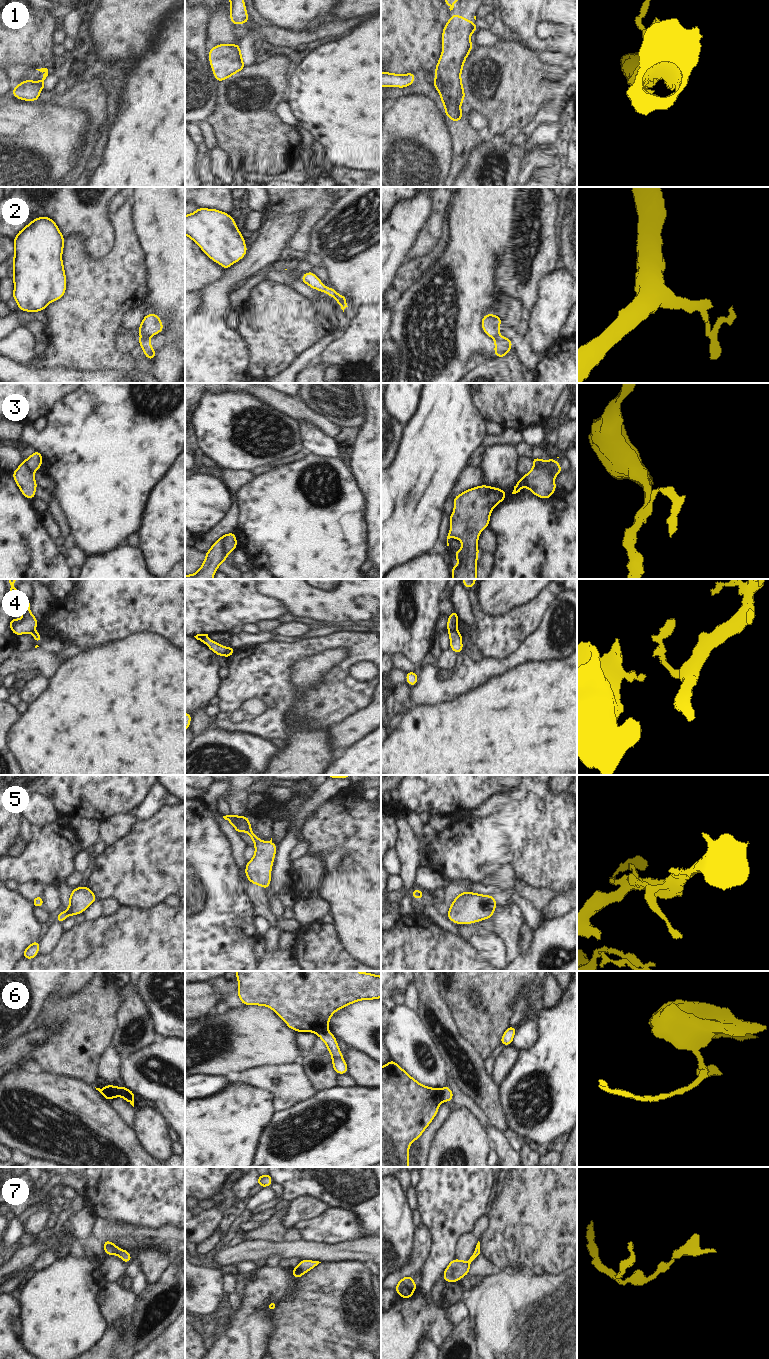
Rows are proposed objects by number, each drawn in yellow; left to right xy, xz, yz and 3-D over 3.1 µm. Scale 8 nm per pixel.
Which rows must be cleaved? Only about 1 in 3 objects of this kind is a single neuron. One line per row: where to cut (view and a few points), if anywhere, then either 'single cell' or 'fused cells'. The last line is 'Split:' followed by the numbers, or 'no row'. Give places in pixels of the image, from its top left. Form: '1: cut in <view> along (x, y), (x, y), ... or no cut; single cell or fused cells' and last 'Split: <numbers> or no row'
1: cut in yz along (436, 78), (435, 88); fused cells
2: cut in xy along (149, 336), (141, 337); fused cells
3: cut in xz along (223, 536), (222, 559), (220, 562); fused cells
4: cut in xz along (227, 648), (225, 656); fused cells
5: no cut; single cell
6: cut in yz along (440, 1089), (443, 1100); fused cells
7: no cut; single cell
Split: 1, 2, 3, 4, 6

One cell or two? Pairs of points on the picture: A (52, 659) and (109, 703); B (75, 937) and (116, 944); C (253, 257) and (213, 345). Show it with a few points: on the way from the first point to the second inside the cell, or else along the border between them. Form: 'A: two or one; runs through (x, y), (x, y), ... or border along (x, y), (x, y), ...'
A: two; border along (66, 659), (48, 678)
B: one; runs through (85, 942), (102, 942), (106, 944)
C: one; runs through (231, 279), (214, 297), (213, 323)

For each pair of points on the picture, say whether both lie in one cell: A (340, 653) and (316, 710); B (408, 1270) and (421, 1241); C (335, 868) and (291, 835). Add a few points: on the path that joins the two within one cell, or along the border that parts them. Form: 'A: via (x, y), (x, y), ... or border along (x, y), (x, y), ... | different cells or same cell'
A: border along (347, 648), (348, 655), (335, 665), (319, 684) | different cells
B: via (415, 1263), (421, 1248) | same cell
C: border along (305, 818), (298, 829), (298, 841) | different cells

